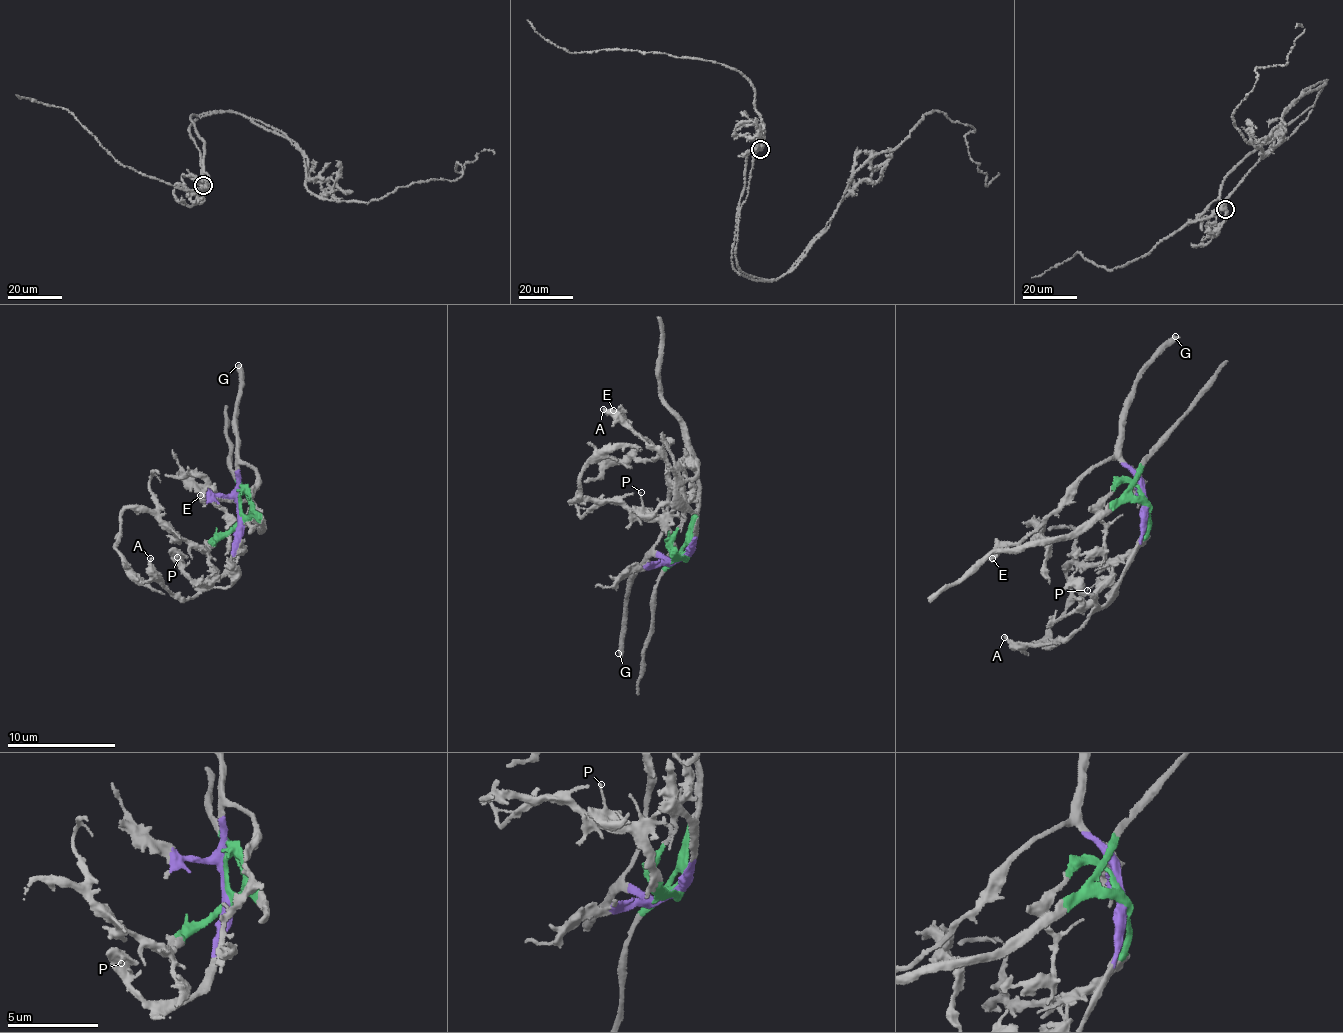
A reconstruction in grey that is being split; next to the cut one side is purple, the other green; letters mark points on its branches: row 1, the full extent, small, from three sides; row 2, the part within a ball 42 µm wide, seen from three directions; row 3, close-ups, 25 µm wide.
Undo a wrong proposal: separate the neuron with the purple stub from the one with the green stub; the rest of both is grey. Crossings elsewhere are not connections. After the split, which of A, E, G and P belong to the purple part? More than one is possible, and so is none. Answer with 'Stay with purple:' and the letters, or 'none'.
Stay with purple: A, E, G, P

